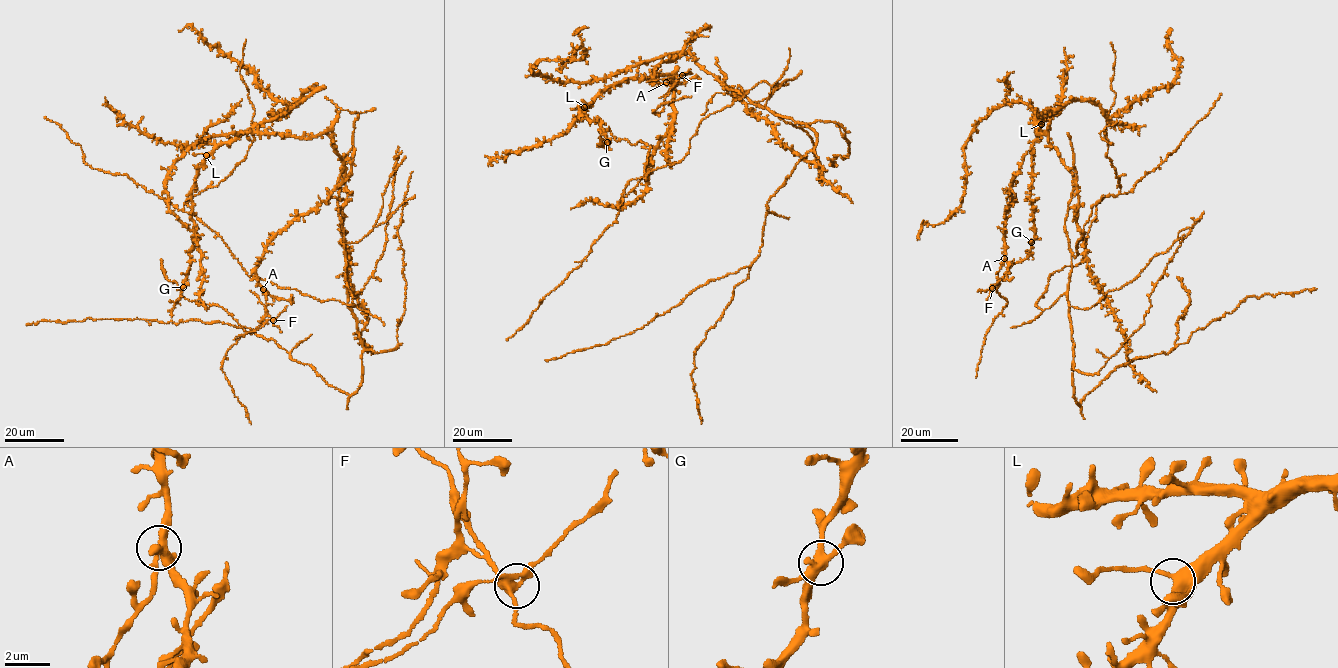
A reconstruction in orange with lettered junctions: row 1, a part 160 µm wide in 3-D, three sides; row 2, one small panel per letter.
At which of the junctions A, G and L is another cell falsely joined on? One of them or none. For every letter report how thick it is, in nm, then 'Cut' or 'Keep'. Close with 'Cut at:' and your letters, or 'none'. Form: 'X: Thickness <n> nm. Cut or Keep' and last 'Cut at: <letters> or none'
A: Thickness 340 nm. Cut
G: Thickness 360 nm. Keep
L: Thickness 400 nm. Keep
Cut at: A

